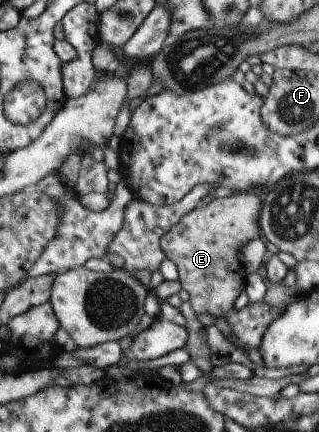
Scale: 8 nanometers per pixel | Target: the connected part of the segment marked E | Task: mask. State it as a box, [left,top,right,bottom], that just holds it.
[161,191,263,318]

